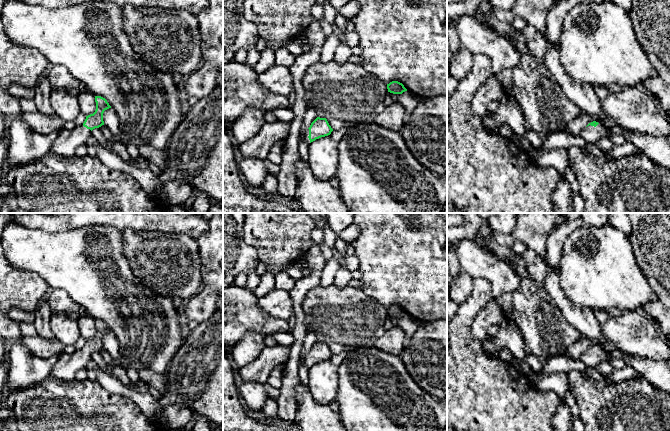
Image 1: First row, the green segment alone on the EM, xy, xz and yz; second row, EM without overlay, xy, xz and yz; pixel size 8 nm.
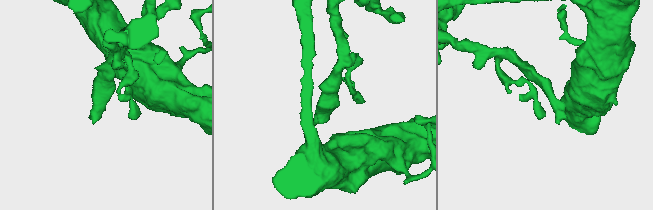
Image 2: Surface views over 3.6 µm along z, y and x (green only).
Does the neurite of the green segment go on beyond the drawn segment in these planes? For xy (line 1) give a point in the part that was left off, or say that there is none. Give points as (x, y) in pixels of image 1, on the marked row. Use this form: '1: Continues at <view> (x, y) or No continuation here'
1: No continuation here

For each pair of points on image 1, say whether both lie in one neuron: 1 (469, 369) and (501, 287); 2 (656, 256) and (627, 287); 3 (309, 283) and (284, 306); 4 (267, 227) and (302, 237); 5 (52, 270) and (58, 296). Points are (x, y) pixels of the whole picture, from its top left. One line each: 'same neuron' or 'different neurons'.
1: different neurons
2: different neurons
3: different neurons
4: same neuron
5: different neurons

